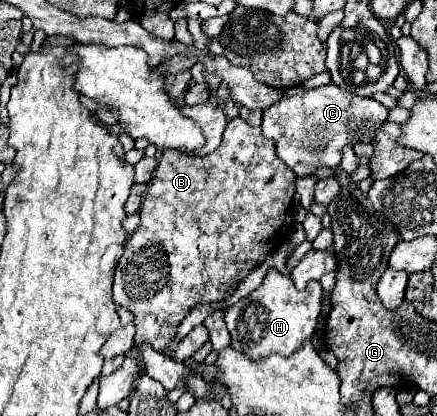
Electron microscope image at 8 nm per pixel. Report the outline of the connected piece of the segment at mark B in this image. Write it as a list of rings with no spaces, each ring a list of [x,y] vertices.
[[[233,118],[225,132],[223,132],[223,140],[219,144],[219,148],[207,156],[187,156],[187,154],[179,154],[177,150],[165,150],[155,172],[153,178],[147,184],[147,192],[143,198],[143,204],[139,208],[141,214],[141,224],[137,226],[137,230],[125,240],[125,252],[117,262],[115,268],[115,282],[113,282],[113,302],[117,306],[127,308],[129,312],[133,312],[133,324],[135,324],[135,348],[139,348],[139,344],[149,344],[153,350],[161,352],[175,336],[177,326],[181,324],[181,320],[189,314],[189,310],[193,310],[199,304],[213,304],[213,302],[223,302],[229,298],[231,290],[257,266],[261,266],[269,254],[269,250],[277,250],[281,236],[289,234],[293,228],[293,214],[291,214],[291,202],[293,202],[293,194],[295,194],[295,172],[283,164],[275,152],[275,144],[271,140],[267,140],[261,134],[261,128],[253,128],[249,126],[245,120],[241,118]]]

